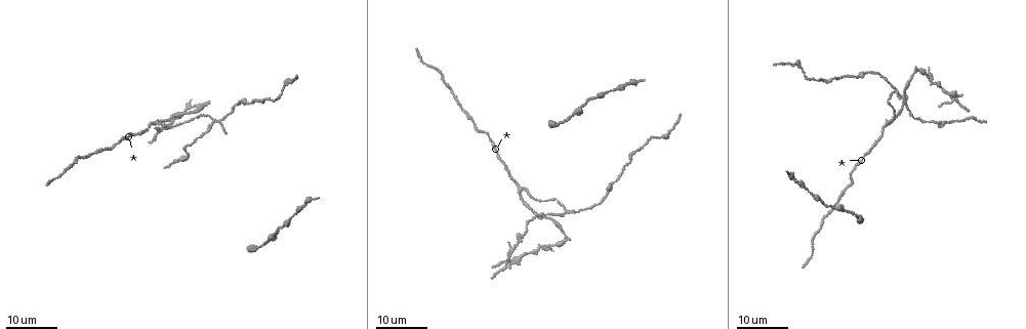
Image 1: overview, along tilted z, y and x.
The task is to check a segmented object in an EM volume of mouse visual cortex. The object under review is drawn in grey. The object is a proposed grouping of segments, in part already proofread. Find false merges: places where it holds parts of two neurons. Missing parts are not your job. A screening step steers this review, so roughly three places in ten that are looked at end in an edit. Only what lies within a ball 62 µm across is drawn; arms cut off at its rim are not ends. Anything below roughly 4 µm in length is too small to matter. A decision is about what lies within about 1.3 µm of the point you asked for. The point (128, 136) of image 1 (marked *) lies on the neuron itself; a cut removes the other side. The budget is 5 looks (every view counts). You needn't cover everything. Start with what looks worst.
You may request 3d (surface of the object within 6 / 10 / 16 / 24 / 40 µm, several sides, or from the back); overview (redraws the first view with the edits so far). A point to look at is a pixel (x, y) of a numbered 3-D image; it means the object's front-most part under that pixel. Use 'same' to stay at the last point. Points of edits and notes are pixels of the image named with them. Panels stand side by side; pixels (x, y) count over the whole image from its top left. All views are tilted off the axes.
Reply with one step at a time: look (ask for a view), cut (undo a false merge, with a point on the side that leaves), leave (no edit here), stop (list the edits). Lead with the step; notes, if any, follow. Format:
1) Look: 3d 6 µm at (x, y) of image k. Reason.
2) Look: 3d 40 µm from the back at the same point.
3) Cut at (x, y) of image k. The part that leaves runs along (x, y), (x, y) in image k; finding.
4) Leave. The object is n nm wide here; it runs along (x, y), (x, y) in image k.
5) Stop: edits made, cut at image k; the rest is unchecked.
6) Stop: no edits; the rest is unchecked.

Look: 3d 16 µm at (570, 211) of image 1. Looks like a crossing.

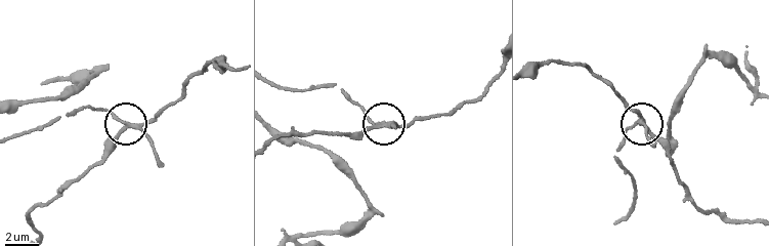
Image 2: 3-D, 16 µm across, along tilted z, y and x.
Look: 3d 6 µm at (127, 127) of image 2.

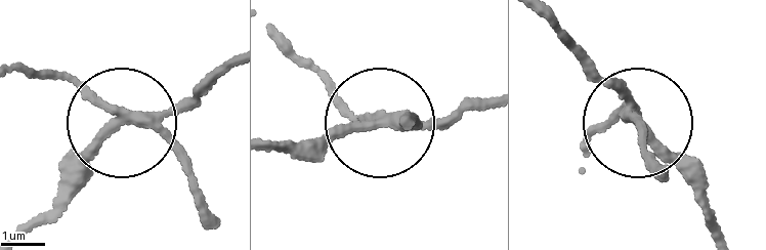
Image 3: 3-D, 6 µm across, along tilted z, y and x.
Cut at (87, 156) of image 3. 4 arms meet here; the part that leaves runs along (140, 120), (188, 111), (228, 69) in image 3; two neurons meet here.

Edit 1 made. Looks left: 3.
Look: overview.

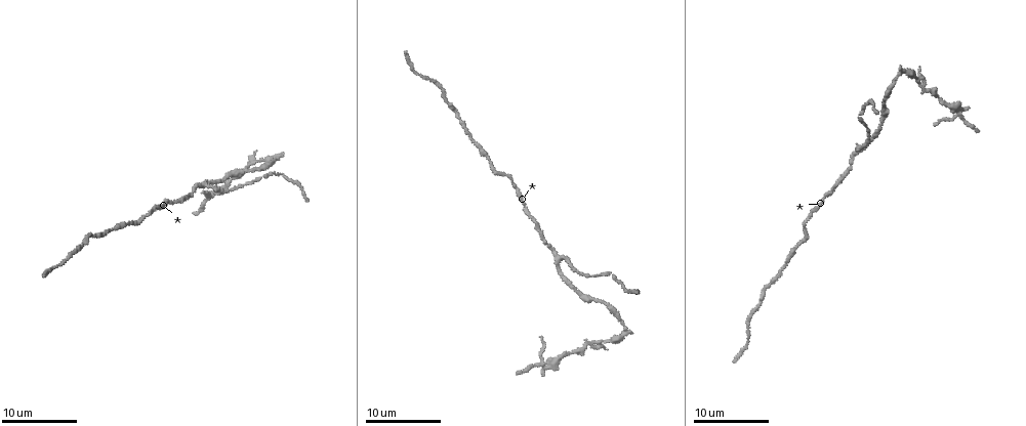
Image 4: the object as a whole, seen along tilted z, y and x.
Look: 3d 10 µm at (205, 184) of image 4. Branch point.

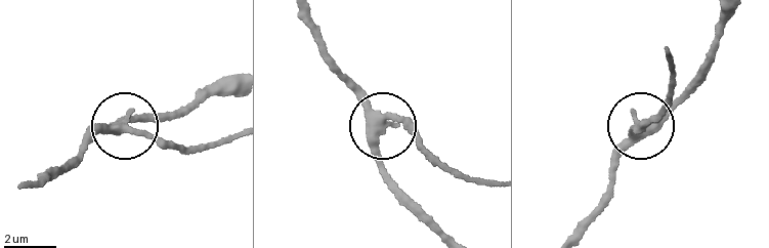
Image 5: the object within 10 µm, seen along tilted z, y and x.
Leave. It runs along (30, 181), (48, 178), (98, 133), (134, 129), (181, 149) in image 5; one neuron here.

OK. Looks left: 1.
Look: 3d 10 µm at (626, 332) of image 4.

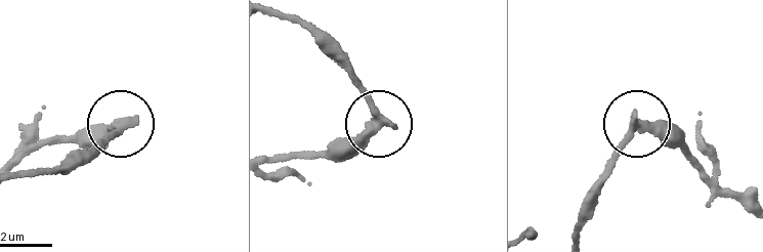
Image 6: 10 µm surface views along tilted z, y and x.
Cut at (345, 144) of image 6. The object is 340 nm wide here; the part that leaves runs along (118, 122), (34, 143), (11, 160) in image 6; two neurons meet here.

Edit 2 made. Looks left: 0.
Stop: edits made, cut at image 3, cut at image 6; the rest is unchecked.

